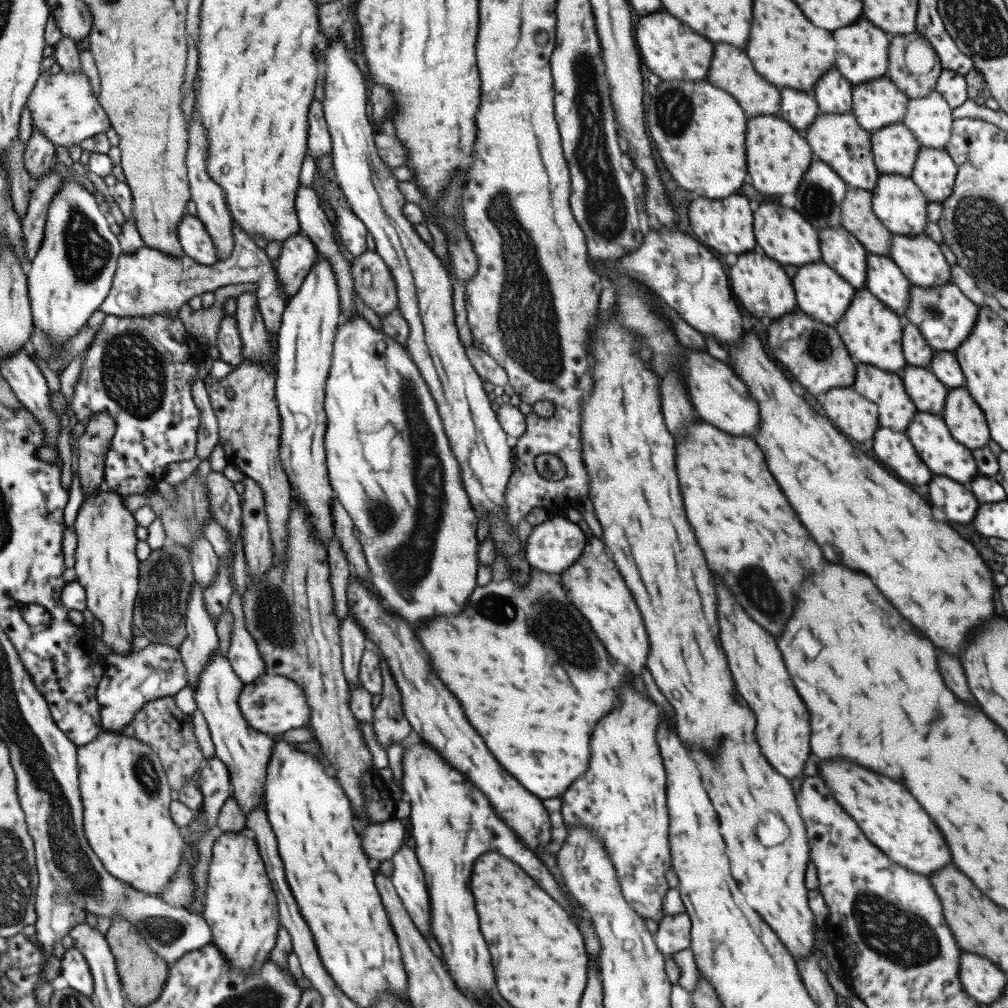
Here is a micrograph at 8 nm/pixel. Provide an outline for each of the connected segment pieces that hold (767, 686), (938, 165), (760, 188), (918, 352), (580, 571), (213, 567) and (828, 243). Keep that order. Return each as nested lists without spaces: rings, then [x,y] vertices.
[[[715,578],[713,584],[717,597],[719,642],[725,652],[735,688],[755,714],[754,737],[761,754],[771,768],[777,770],[787,781],[799,779],[805,759],[810,755],[809,714],[805,704],[801,702],[785,672],[773,638],[743,612],[736,600],[733,602],[733,595],[729,596],[720,580]]]
[[[920,147],[909,178],[925,195],[927,202],[945,200],[952,192],[956,167],[943,149]]]
[[[777,114],[754,116],[746,119],[745,162],[747,162],[747,181],[759,194],[773,196],[776,201],[783,194],[793,194],[801,177],[807,172],[814,157],[803,133],[785,122]]]
[[[903,323],[900,343],[907,365],[929,369],[934,350],[925,342],[915,325]]]
[[[594,536],[587,538],[577,560],[565,572],[558,574],[557,578],[561,581],[568,602],[589,623],[608,656],[625,665],[627,674],[640,676],[646,666],[649,646],[645,627],[624,578],[619,575],[612,558],[607,558],[607,550],[601,540]]]
[[[203,538],[195,540],[189,549],[189,560],[193,572],[193,582],[199,589],[209,588],[217,576],[218,558],[211,544]]]
[[[841,225],[823,227],[816,231],[820,260],[832,268],[854,289],[865,288],[866,250],[857,239]]]

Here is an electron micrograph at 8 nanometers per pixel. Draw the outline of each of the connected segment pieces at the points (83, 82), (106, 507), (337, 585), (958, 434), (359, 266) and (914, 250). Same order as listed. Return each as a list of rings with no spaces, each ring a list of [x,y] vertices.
[[[83,70],[43,72],[28,101],[28,109],[33,125],[57,147],[79,145],[97,133],[107,132],[111,127],[109,115],[103,109],[100,98],[95,98],[89,78]]]
[[[104,486],[97,494],[85,497],[77,514],[76,581],[87,591],[88,610],[102,622],[100,639],[112,654],[131,654],[131,608],[137,596],[138,566],[135,558],[135,520],[125,510],[123,494]]]
[[[331,538],[326,546],[327,563],[329,570],[329,583],[334,600],[334,613],[343,618],[348,613],[346,606],[346,589],[349,581],[349,567],[345,560],[345,553],[341,551],[337,539]]]
[[[964,387],[948,389],[941,417],[951,436],[970,451],[989,442],[984,414]]]
[[[365,250],[353,258],[350,272],[354,290],[373,313],[380,317],[397,310],[393,277],[375,251]]]
[[[925,233],[915,236],[892,234],[888,257],[911,285],[929,288],[950,281],[950,266],[938,244]]]

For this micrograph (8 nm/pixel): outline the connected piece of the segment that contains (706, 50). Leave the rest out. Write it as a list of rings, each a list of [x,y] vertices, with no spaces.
[[[655,11],[653,14],[639,16],[633,34],[642,64],[661,81],[698,81],[706,78],[713,58],[713,46],[703,36],[693,34],[689,28],[685,28],[685,24],[681,26],[681,22],[667,12]]]

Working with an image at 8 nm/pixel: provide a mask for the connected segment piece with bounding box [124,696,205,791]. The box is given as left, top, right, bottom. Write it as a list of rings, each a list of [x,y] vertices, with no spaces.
[[[161,696],[145,703],[125,725],[124,735],[151,747],[159,757],[169,788],[173,791],[179,791],[185,782],[189,782],[195,770],[201,768],[205,760],[193,736],[190,715],[181,713],[171,696]]]

